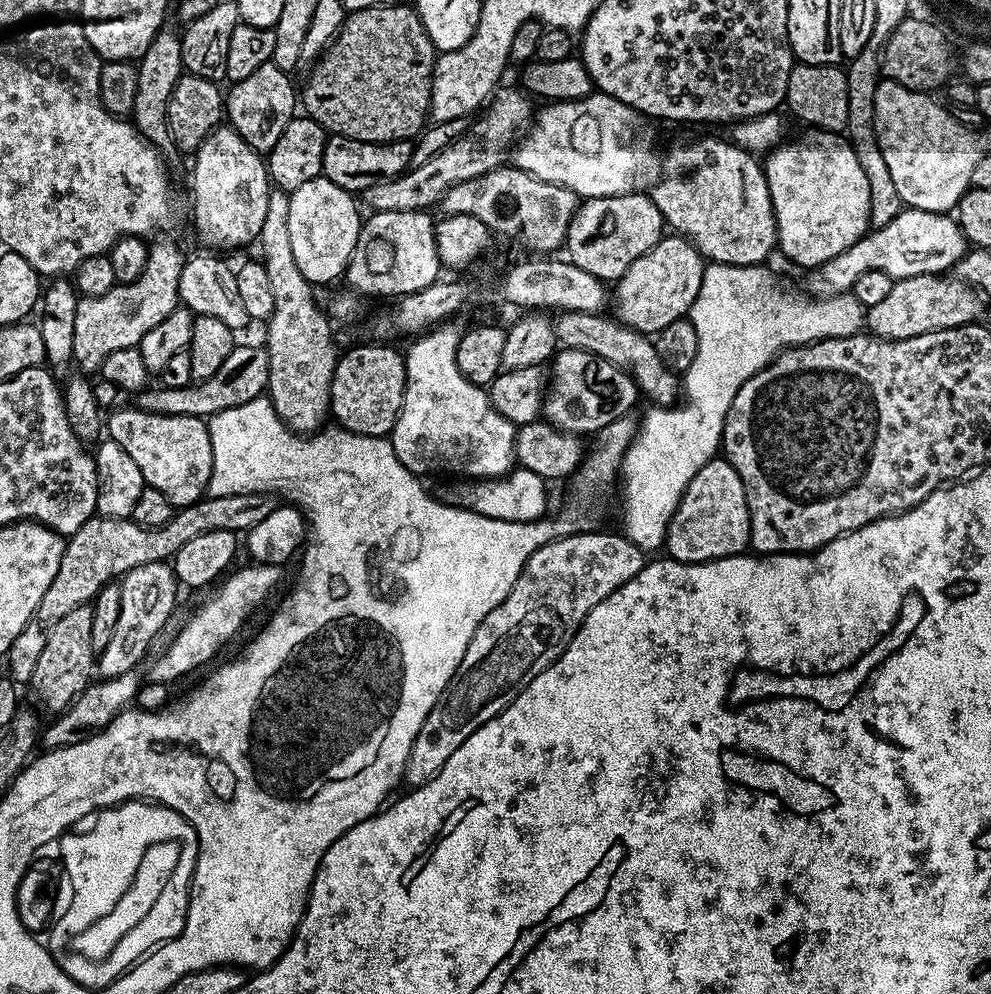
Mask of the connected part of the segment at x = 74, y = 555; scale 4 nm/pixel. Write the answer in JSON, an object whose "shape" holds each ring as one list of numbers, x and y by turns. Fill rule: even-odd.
{"shape":[[251,492,250,494,226,494,225,496,205,495,198,502,179,509,161,528,143,528,132,521,106,518,95,515,87,520,73,536,67,537,66,547,62,554,62,562,58,566,58,574,54,574,54,582,42,594,42,602,34,610,30,622,22,626,22,634,10,642,6,659,8,659,7,675,17,685,27,685,38,666,38,657,42,654,42,646,46,646,46,638,54,624,59,622,70,610,79,604,88,604,95,600,105,584,113,583,123,577,134,566,146,562,171,561,172,557,190,542,190,538,198,538,198,534,210,534,210,530,230,530,237,534,246,534,250,529,262,522,270,510,278,507,275,495,267,492]]}

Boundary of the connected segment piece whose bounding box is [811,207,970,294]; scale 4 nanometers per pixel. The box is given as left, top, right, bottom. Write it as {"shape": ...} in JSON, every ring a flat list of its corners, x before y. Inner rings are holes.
{"shape":[[905,207,894,222,886,222,886,226,865,232,854,246,821,264,811,273,812,284,816,288,824,287,823,291,828,294,844,294,852,289,858,274,866,274,866,270,882,270,882,274,890,274,893,282,944,274,953,269,969,250,970,245,956,223,955,215]]}

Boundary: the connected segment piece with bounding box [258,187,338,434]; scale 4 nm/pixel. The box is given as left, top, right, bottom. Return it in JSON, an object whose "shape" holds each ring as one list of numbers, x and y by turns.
{"shape":[[273,187,269,191,266,218,258,237,259,255,266,266,270,290,274,294,274,310,266,321,266,347,270,362,266,395,287,428,301,434,315,434,325,427,330,416,332,379,338,351,336,340,332,337,333,325,312,293,315,292,314,285,306,279,302,270,298,270,298,262,294,262,294,249,290,247,288,197,289,193,281,188]]}

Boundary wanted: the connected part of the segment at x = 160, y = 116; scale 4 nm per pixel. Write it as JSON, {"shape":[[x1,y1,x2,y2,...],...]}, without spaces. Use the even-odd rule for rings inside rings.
{"shape":[[171,26,161,28,156,33,156,37,152,39,152,45,138,60,138,98,134,98,131,119,134,121,136,129,164,154,168,154,168,151,171,153,174,148,168,133,170,94,174,94,174,86,178,82,178,78,185,75,180,38,181,33,175,32]]}

